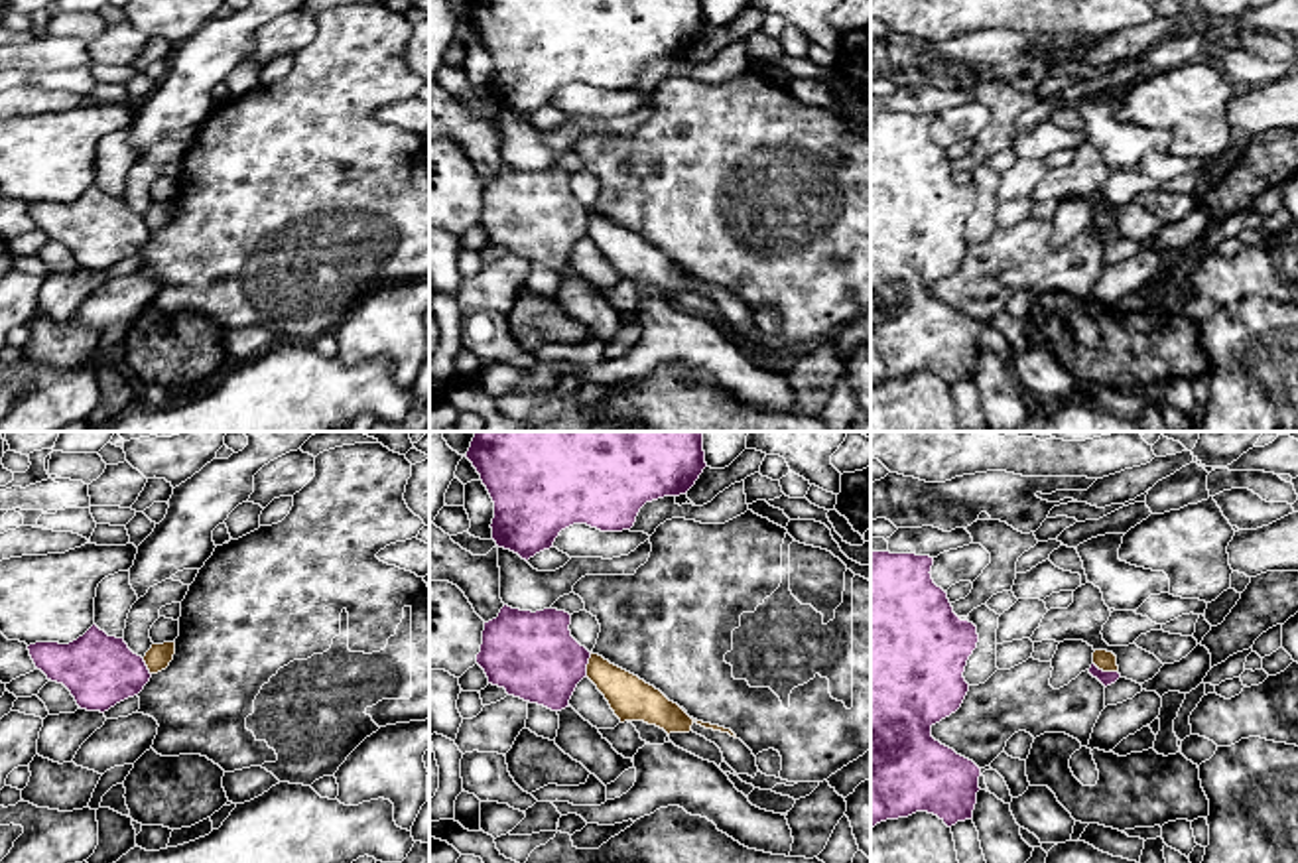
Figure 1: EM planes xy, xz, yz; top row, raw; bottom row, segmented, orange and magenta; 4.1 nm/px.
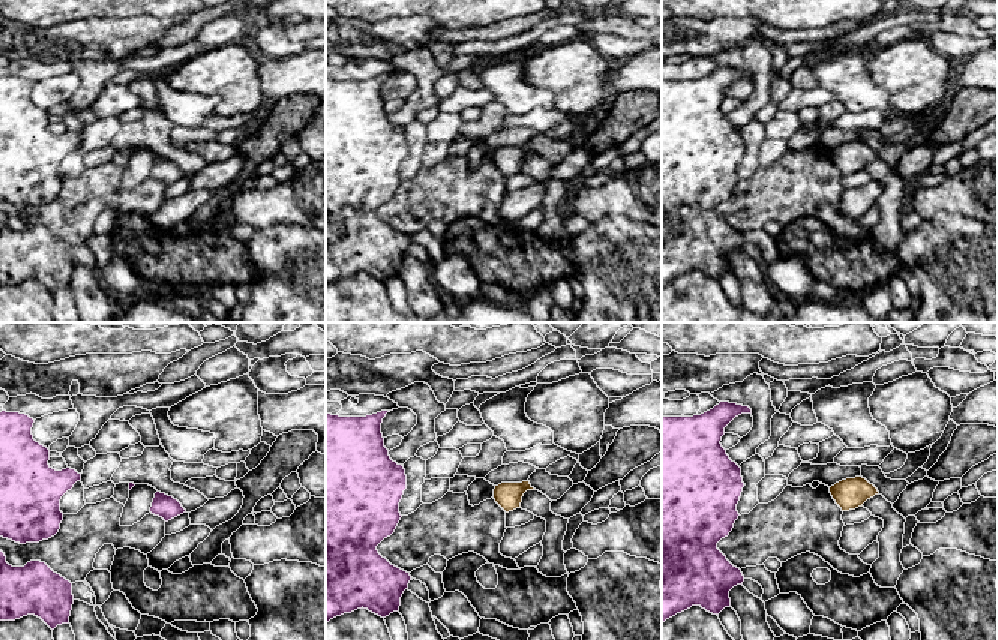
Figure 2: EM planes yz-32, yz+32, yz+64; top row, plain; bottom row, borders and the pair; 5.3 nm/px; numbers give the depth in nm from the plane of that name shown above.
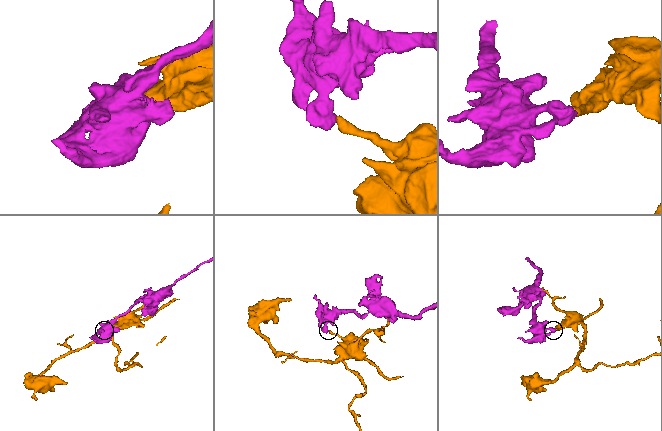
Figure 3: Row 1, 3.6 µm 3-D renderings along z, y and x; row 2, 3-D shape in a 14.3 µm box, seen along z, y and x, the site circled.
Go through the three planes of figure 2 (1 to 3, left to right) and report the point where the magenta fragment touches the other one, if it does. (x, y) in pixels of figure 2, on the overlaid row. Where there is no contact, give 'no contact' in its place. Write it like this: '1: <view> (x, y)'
1: no contact
2: no contact
3: no contact

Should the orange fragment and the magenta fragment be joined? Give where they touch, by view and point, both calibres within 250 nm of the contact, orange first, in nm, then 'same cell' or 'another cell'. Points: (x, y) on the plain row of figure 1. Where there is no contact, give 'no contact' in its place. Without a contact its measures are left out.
xz (587, 223) | 180/360 nm | another cell

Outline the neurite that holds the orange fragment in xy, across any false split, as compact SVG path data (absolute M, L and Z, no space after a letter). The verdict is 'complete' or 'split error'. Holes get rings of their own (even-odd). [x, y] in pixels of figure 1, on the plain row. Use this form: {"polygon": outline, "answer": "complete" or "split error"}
{"polygon": "M175 201L152 203L146 211L144 221L150 232L158 232L169 225L175 213Z", "answer": "complete"}

